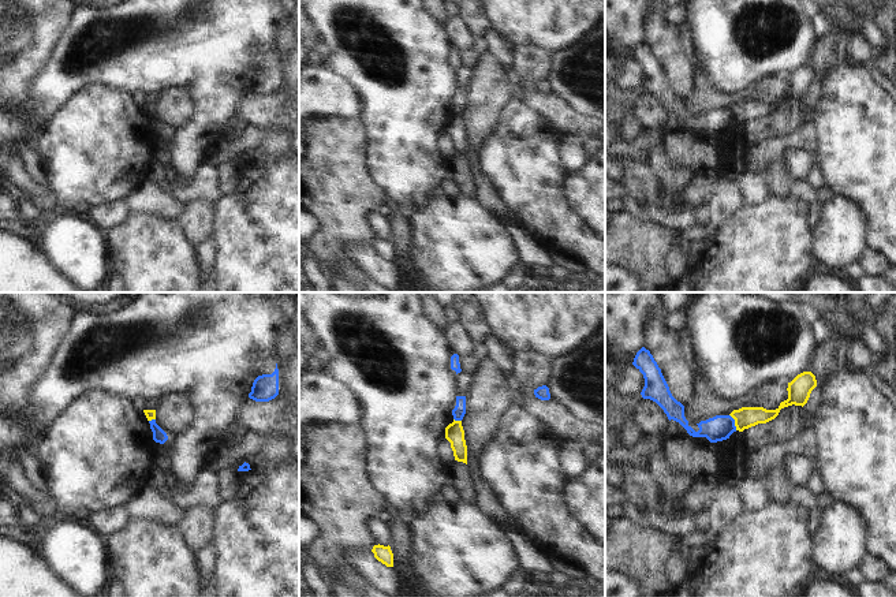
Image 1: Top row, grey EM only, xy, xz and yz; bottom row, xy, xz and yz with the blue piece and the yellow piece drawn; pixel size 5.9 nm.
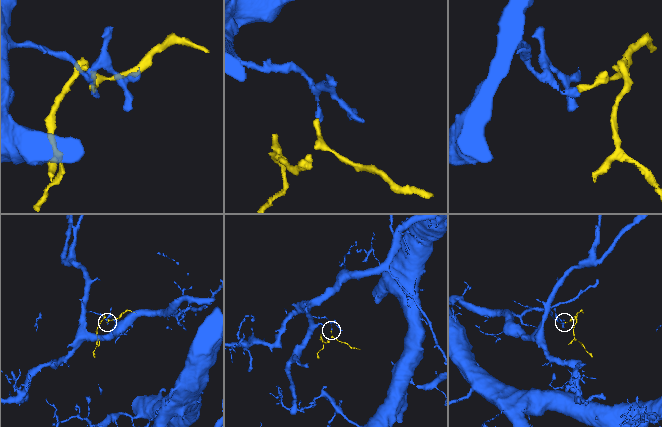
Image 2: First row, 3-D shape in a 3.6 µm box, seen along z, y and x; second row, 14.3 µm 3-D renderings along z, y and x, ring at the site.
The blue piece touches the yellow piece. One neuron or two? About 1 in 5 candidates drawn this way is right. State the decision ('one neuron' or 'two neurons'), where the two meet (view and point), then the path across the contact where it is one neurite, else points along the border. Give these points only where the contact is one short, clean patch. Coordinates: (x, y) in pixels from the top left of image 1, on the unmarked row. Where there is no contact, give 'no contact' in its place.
two neurons; meets blue in yz at (734, 116); border along yz (730, 108), (736, 123)

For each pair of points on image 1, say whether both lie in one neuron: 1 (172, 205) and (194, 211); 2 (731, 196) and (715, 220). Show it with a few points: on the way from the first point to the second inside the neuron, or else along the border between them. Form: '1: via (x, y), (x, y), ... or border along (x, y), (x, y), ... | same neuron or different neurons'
1: border along (185, 206), (174, 220) | different neurons
2: via (725, 201), (719, 215) | same neuron

